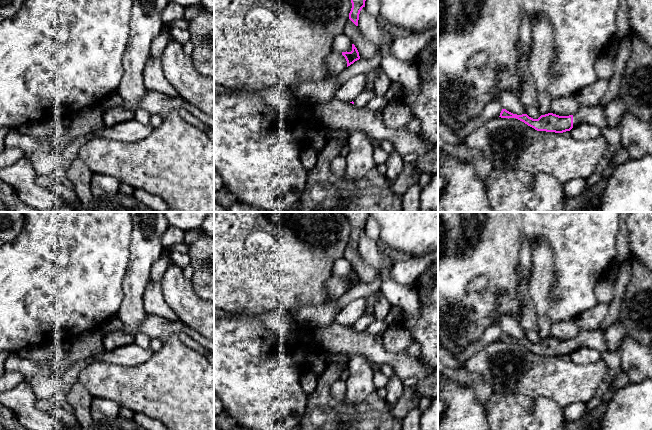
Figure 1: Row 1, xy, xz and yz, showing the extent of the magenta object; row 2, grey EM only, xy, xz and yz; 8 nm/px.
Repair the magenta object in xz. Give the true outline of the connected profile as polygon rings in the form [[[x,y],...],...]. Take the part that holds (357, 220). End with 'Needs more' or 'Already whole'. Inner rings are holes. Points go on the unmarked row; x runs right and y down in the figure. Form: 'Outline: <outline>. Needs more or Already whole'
Outline: [[[344,212],[344,214],[352,227],[349,243],[358,250],[359,238],[362,232],[365,231],[369,212]]]. Already whole

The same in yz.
Outline: [[[600,329],[594,331],[579,331],[575,338],[569,340],[559,340],[553,337],[541,339],[538,343],[533,343],[527,338],[517,339],[506,333],[502,333],[501,342],[516,342],[537,355],[563,357],[570,355],[580,348],[592,348],[601,353],[608,350],[605,333]]]. Needs more

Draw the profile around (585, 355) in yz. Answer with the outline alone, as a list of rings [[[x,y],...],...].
[[[584,347],[573,351],[569,357],[576,364],[590,364],[600,361],[602,354],[596,349]]]

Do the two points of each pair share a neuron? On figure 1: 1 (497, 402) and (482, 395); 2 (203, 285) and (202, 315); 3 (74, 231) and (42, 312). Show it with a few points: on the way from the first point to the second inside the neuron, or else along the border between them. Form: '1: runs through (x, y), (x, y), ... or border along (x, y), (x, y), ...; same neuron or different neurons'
1: border along (493, 393), (484, 405); different neurons
2: border along (190, 279), (193, 290), (203, 300); different neurons
3: runs through (73, 251), (66, 269), (43, 292); same neuron

